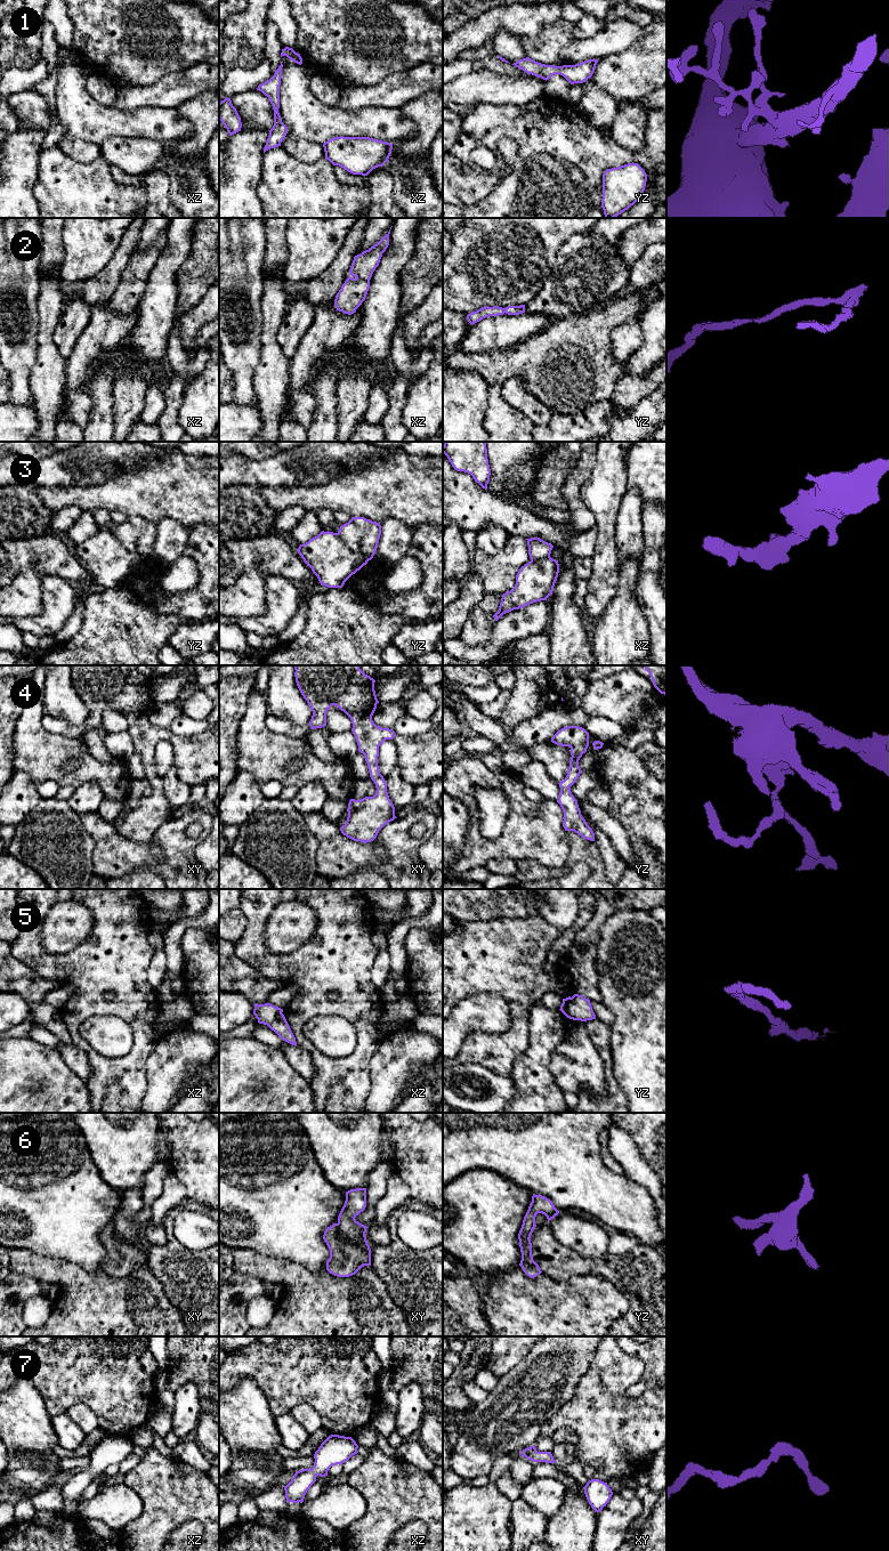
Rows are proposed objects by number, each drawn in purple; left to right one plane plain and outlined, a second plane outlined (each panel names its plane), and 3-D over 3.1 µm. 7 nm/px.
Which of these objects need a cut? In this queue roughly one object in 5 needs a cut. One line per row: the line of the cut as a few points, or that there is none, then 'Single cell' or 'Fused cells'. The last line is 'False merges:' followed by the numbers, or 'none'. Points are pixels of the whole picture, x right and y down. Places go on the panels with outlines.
1: No split. Single cell
2: No split. Single cell
3: Split along yz (336, 533), (354, 551), (372, 557). Fused cells
4: No split. Single cell
5: No split. Single cell
6: Split along xy (337, 1224), (337, 1230), (341, 1237), (366, 1244). Fused cells
7: No split. Single cell
False merges: 3, 6

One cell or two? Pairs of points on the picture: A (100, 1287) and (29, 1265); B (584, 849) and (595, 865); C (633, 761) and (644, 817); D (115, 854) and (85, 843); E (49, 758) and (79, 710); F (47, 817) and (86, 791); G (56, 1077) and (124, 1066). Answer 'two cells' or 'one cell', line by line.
A: one cell
B: one cell
C: one cell
D: two cells
E: two cells
F: two cells
G: two cells

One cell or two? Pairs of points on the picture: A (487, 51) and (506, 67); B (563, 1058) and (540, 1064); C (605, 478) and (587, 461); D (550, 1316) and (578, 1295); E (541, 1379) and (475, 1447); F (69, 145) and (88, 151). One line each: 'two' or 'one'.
A: two
B: two
C: two
D: one
E: one
F: one

